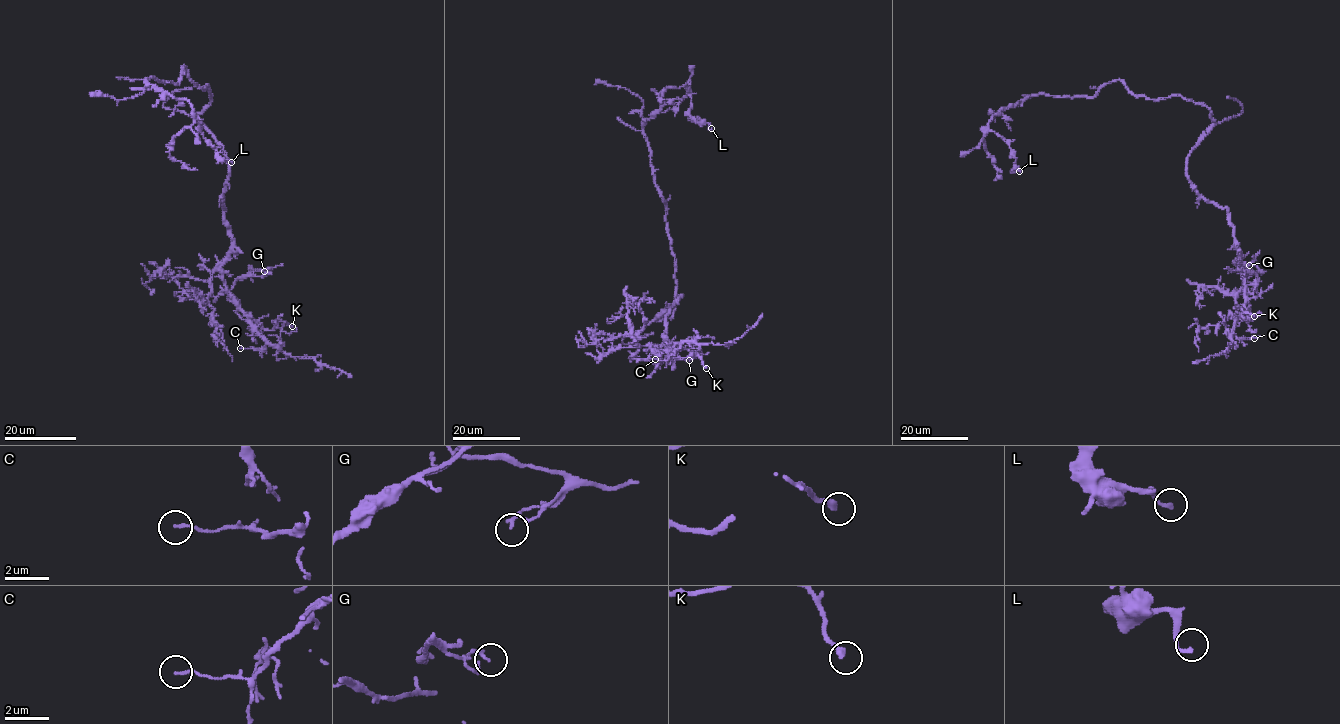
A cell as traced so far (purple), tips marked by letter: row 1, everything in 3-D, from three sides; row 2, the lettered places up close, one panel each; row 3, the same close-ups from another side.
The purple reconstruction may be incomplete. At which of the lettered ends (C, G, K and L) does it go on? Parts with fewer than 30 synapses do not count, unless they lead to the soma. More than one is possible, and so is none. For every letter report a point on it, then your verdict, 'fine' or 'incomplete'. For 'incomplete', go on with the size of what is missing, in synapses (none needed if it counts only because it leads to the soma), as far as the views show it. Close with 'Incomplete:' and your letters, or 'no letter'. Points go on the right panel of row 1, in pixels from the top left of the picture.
C: at (1254, 338); fine
G: at (1249, 265); fine
K: at (1254, 316); fine
L: at (1019, 171); fine
Incomplete: no letter

